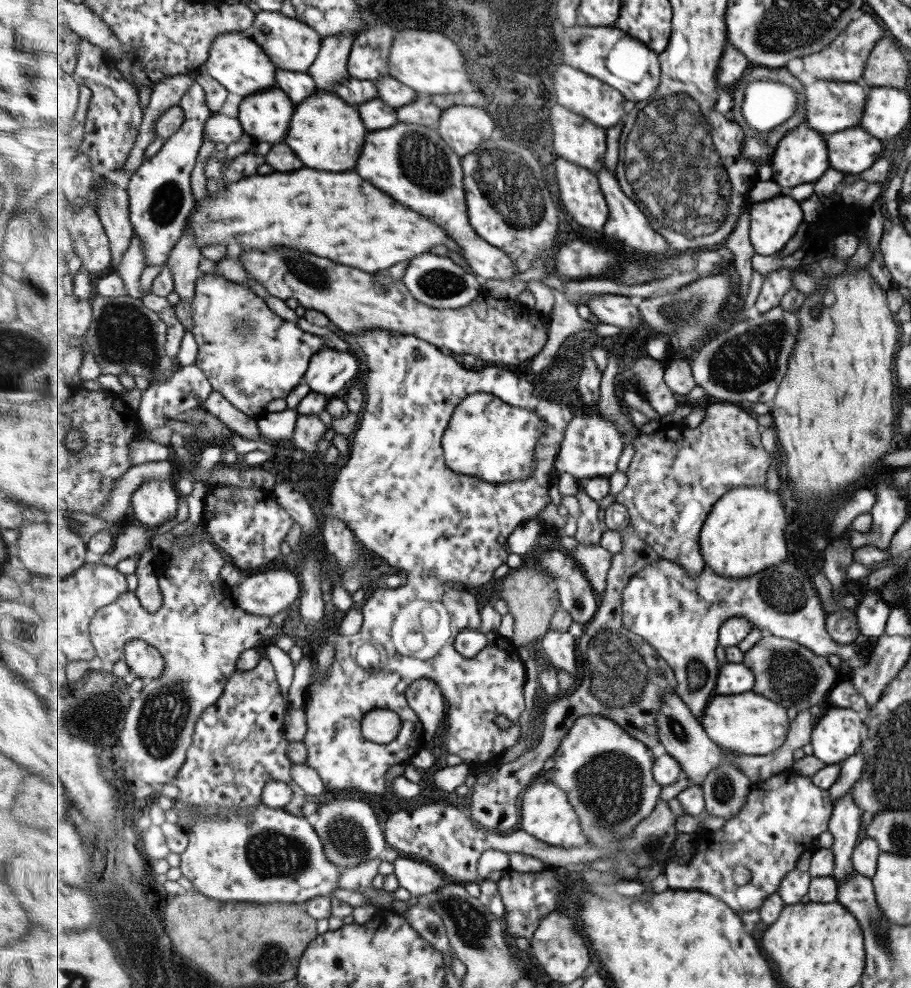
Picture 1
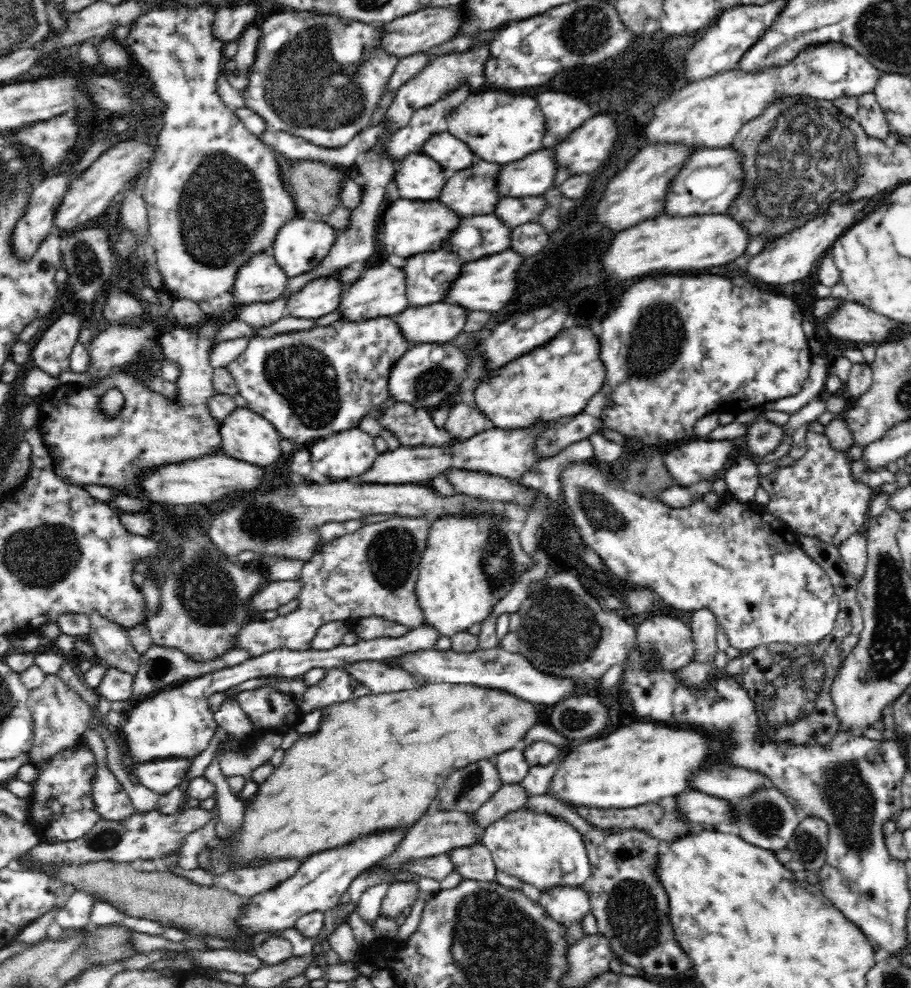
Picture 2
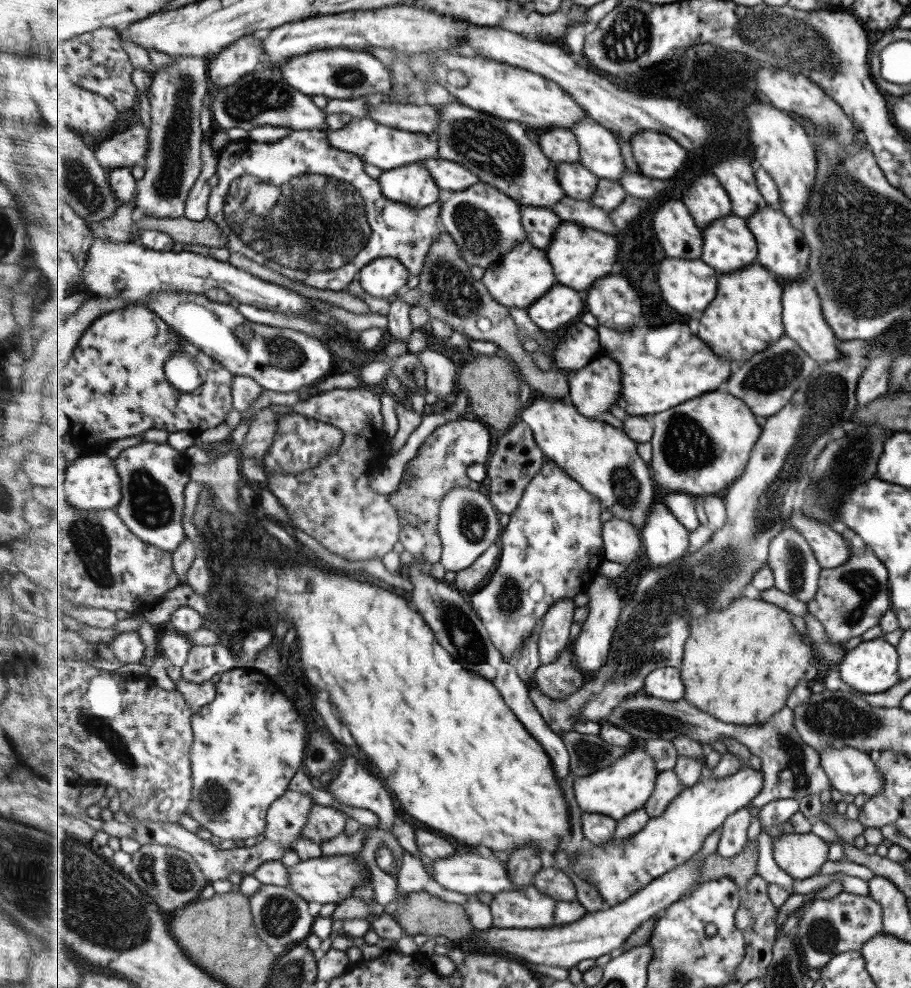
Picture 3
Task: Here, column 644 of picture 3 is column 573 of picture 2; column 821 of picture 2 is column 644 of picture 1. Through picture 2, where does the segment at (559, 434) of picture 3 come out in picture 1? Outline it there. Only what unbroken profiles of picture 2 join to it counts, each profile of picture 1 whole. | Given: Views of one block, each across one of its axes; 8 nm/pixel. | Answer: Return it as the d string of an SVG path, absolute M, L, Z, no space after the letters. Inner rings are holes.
M661 558L656 564L643 568L639 574L631 577L631 582L622 596L624 621L630 632L643 636L669 663L678 680L676 692L686 701L695 716L701 719L706 714L707 705L717 694L718 678L724 665L719 662L717 653L720 646L720 629L731 618L747 618L763 635L795 640L810 648L816 655L825 657L828 654L837 654L849 667L849 672L870 662L869 651L854 643L839 646L827 635L823 628L823 614L819 614L819 600L815 596L815 589L803 570L785 562L747 578L735 579L719 575L709 565L706 565L703 574L693 577L683 565Z

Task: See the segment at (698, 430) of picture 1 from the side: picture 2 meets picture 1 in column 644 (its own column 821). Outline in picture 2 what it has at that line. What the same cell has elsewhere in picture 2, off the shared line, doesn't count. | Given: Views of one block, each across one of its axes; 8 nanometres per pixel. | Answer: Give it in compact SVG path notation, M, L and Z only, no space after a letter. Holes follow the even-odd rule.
M807 431L804 440L807 451L793 466L779 468L772 476L760 476L760 486L768 492L770 500L765 505L765 512L786 522L796 532L814 535L824 543L842 549L848 536L862 528L864 520L873 513L874 503L871 499L872 490L852 477L851 465L843 455L843 451L834 450L824 433Z

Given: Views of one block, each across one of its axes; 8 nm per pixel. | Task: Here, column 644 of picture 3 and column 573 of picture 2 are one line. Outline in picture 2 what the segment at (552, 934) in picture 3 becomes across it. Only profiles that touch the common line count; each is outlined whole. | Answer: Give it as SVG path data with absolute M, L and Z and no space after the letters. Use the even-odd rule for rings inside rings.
M581 887L552 888L551 891L542 892L539 904L545 914L561 926L580 922L590 910L590 899Z

